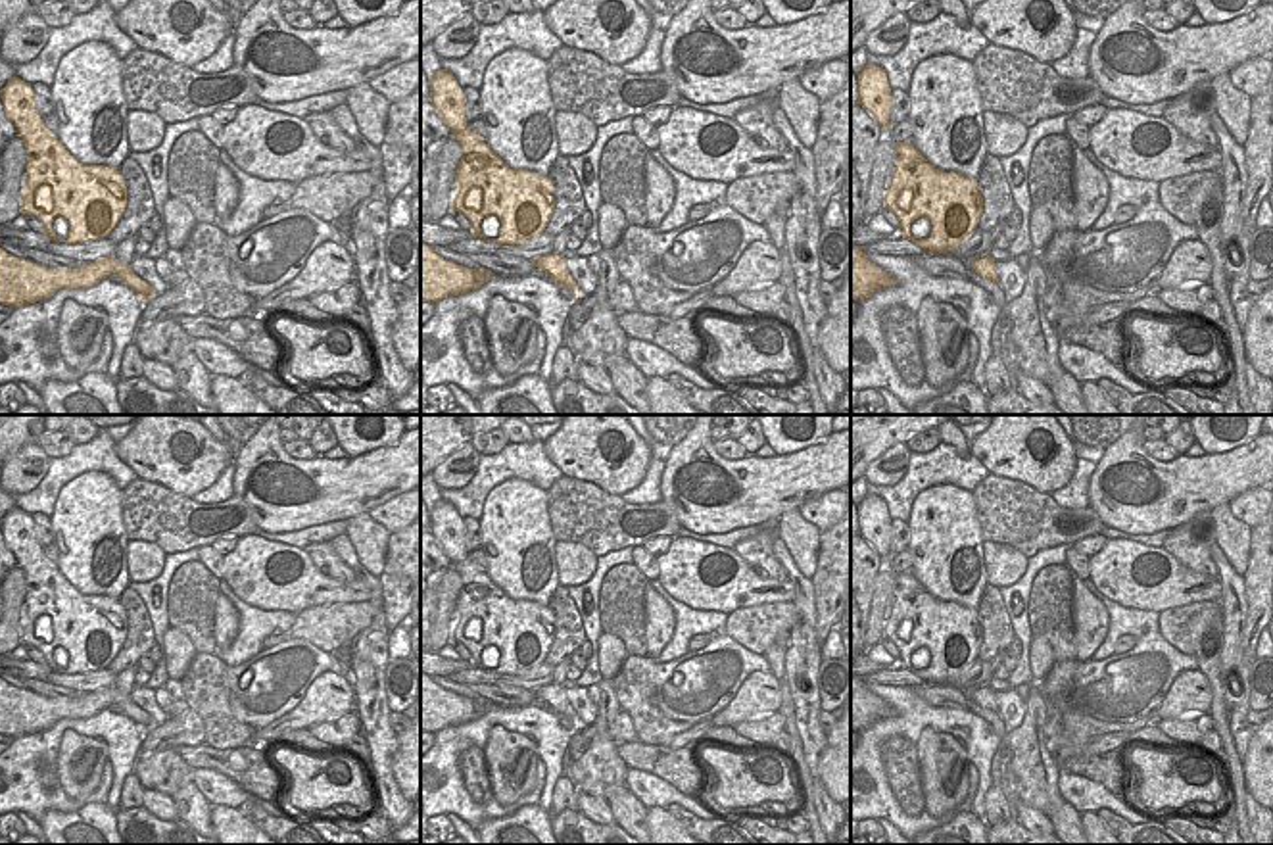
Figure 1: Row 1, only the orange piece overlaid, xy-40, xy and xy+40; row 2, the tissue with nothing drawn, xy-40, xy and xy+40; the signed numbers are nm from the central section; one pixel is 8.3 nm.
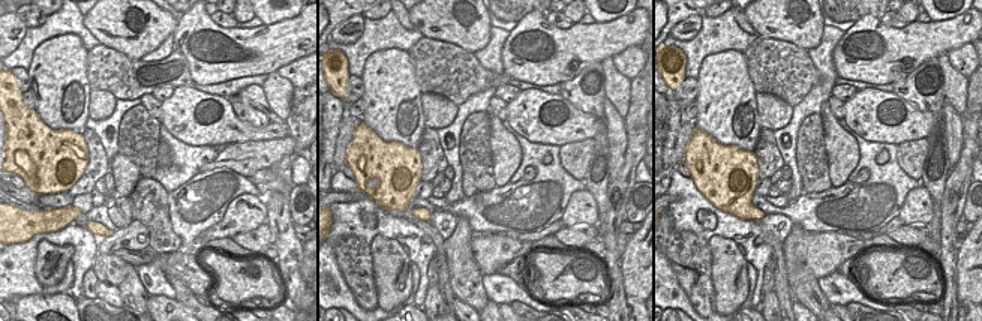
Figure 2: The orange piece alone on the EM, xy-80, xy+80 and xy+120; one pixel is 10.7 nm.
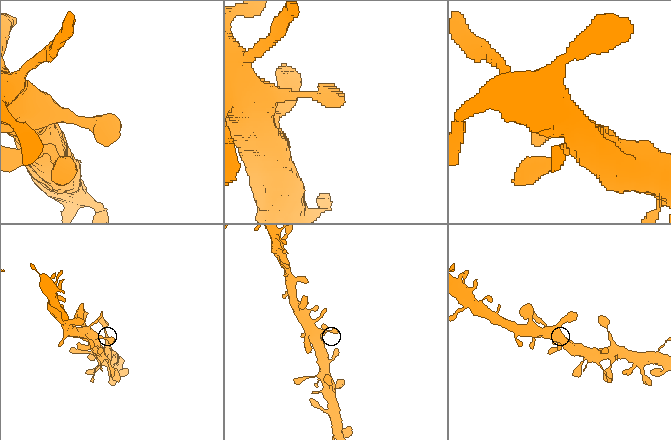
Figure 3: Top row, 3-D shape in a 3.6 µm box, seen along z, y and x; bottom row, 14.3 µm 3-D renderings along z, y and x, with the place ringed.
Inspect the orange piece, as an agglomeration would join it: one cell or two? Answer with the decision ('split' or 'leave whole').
leave whole

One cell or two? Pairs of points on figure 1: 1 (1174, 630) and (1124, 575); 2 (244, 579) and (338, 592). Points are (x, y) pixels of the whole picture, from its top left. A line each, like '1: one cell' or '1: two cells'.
1: two cells
2: one cell

